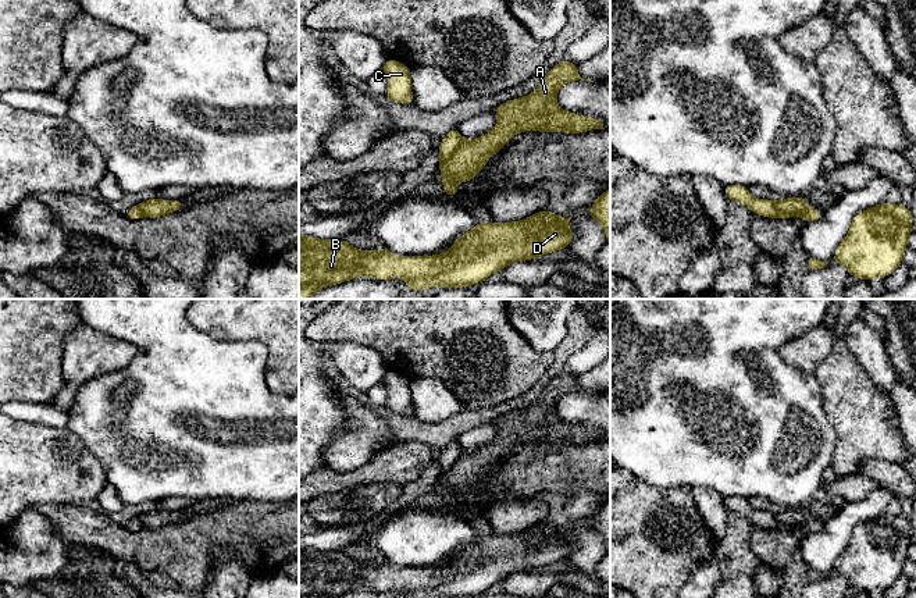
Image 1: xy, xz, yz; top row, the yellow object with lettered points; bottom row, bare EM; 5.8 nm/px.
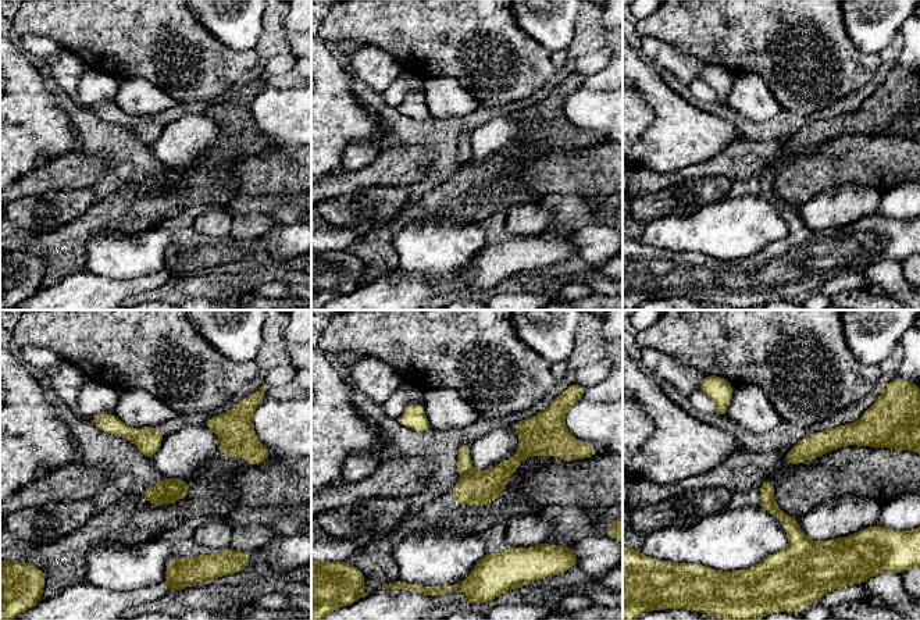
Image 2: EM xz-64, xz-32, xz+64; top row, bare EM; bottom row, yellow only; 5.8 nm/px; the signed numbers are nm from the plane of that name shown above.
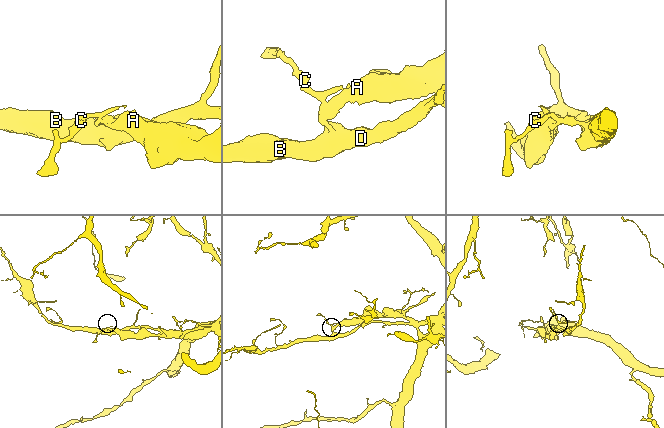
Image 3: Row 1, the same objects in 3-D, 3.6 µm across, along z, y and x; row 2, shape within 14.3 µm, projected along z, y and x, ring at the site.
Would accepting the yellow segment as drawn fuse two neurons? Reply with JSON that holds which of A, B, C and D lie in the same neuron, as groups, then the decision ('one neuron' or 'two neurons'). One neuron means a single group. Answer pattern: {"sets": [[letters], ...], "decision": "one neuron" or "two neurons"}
{"sets": [["A"], ["B", "C", "D"]], "decision": "two neurons"}

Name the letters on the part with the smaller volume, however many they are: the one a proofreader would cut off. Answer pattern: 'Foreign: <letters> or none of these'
Foreign: A

